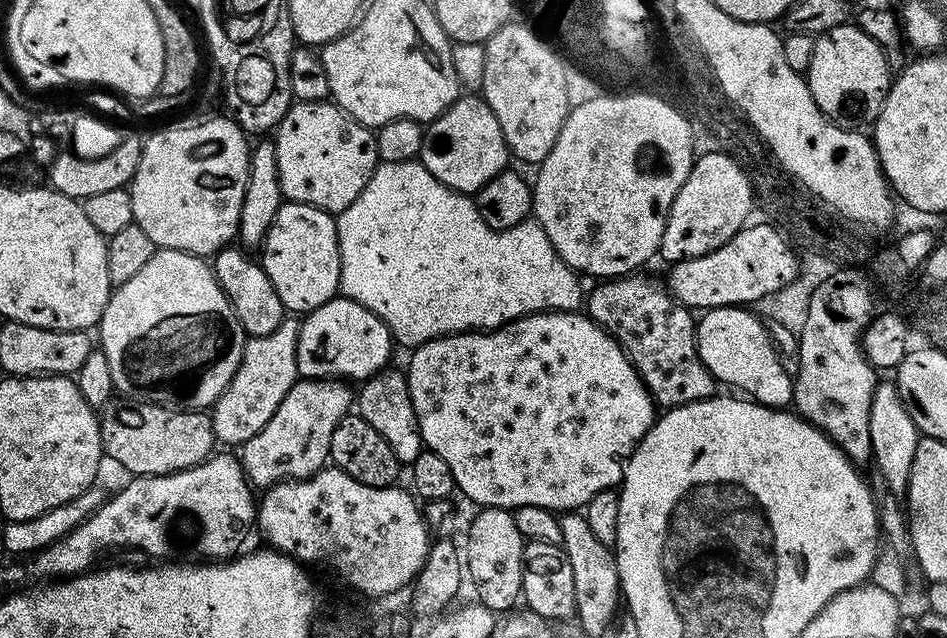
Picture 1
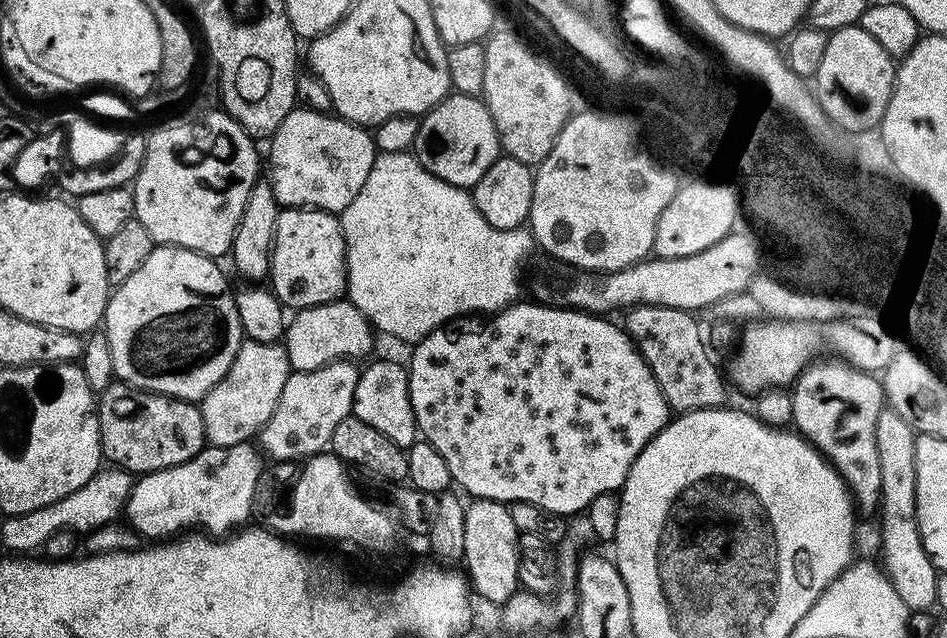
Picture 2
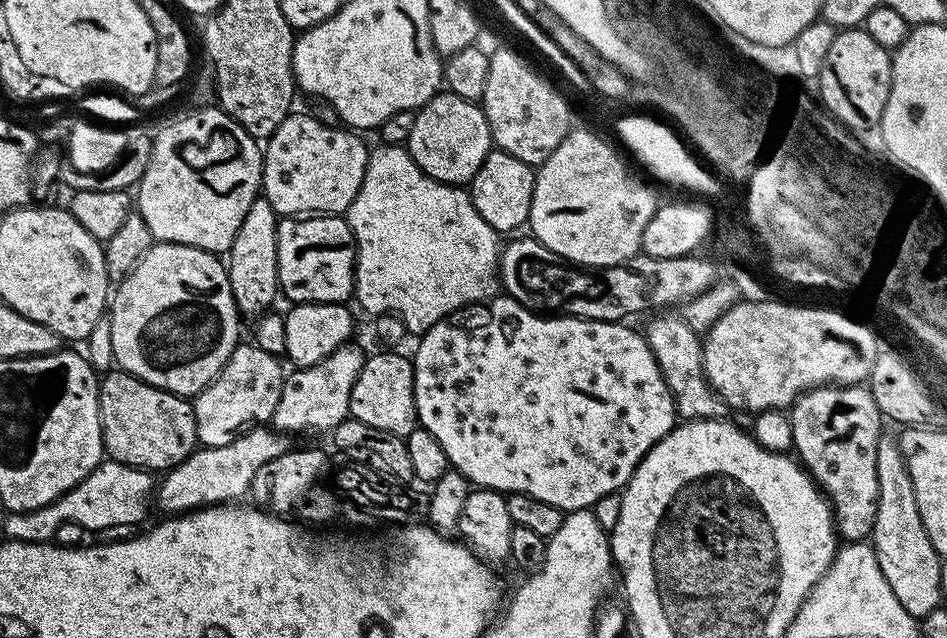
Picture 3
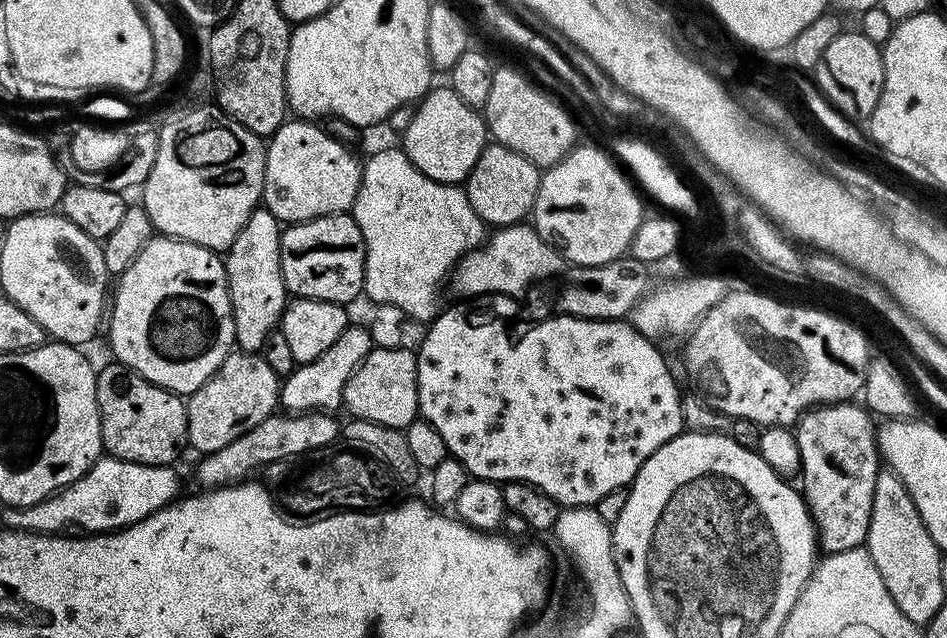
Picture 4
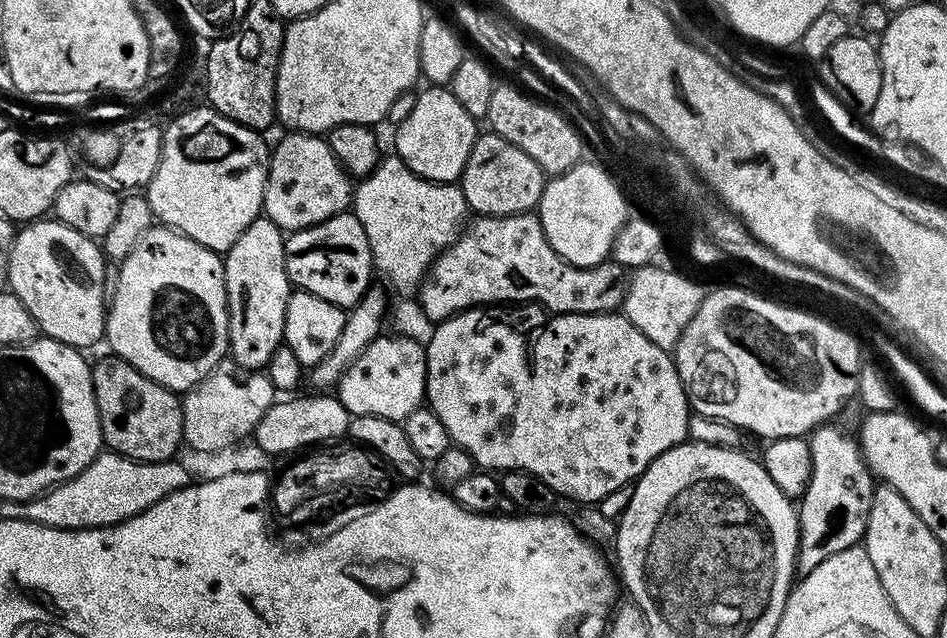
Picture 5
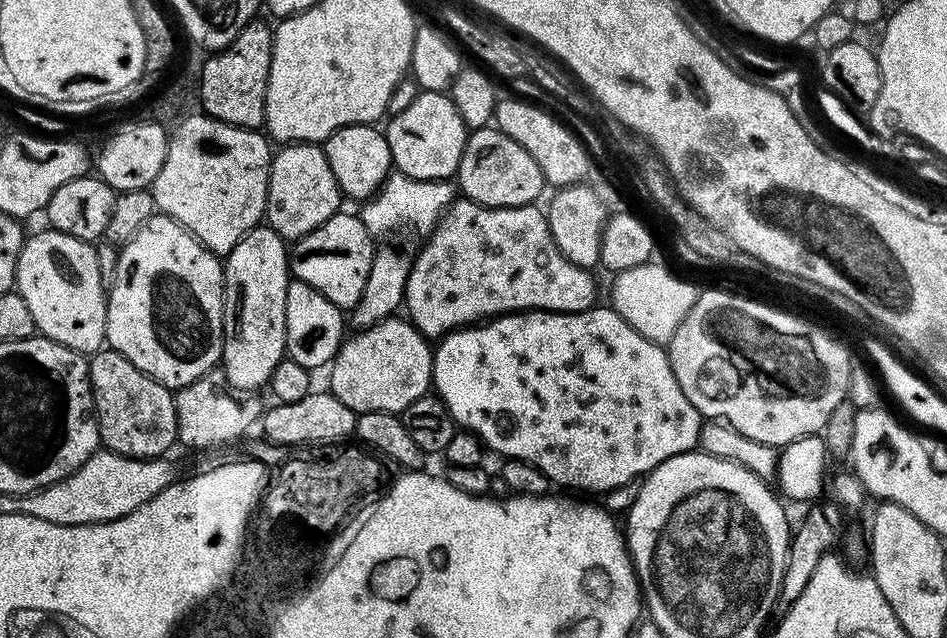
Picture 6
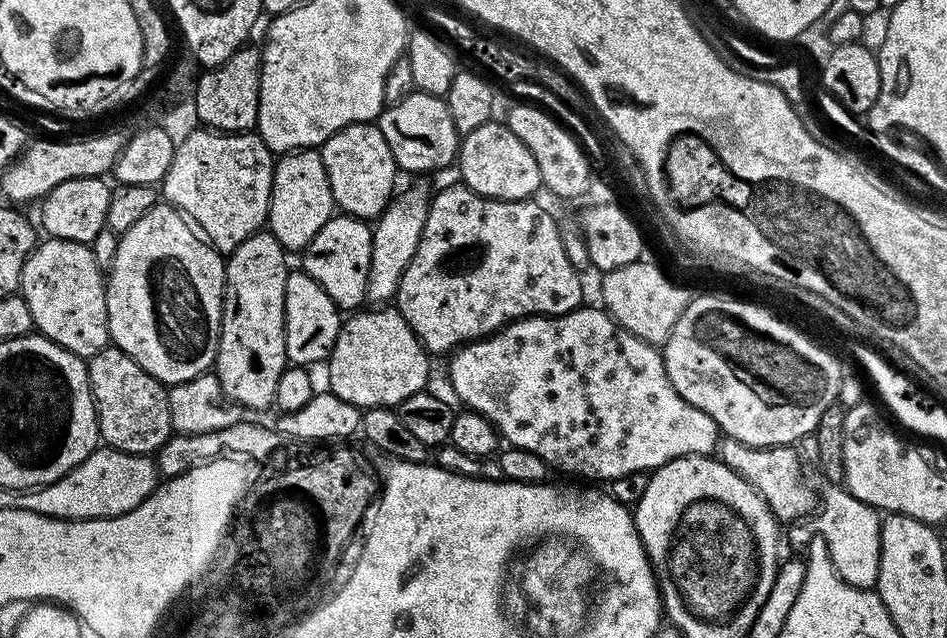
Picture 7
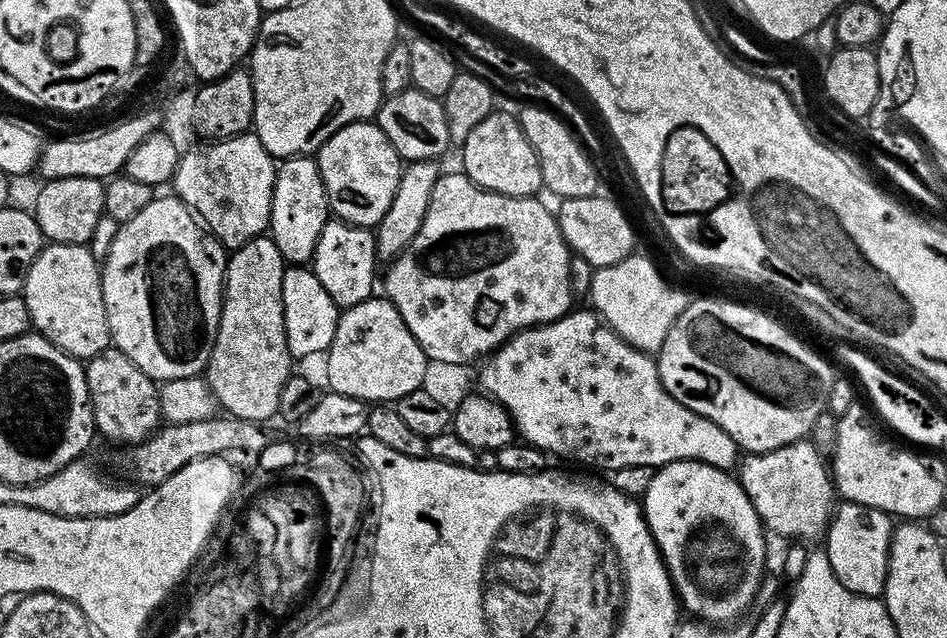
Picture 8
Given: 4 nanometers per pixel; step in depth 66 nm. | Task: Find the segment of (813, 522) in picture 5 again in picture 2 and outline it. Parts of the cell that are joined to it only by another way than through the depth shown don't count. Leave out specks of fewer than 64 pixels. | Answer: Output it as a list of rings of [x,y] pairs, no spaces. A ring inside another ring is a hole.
[[[839,359],[813,362],[800,373],[791,389],[792,419],[795,431],[799,432],[809,444],[820,451],[821,456],[836,469],[844,480],[844,485],[852,493],[855,507],[861,513],[875,513],[880,507],[880,491],[882,490],[882,473],[878,467],[878,414],[884,411],[886,401],[881,381],[871,372],[861,372],[860,369]]]

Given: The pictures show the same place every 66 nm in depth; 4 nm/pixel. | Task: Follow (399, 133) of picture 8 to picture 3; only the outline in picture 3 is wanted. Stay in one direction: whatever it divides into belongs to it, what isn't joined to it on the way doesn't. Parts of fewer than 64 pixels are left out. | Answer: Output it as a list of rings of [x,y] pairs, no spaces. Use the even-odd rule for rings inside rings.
[[[451,90],[441,91],[427,100],[416,112],[414,130],[410,130],[410,138],[406,145],[412,161],[430,178],[443,184],[453,186],[467,185],[478,174],[482,162],[486,162],[488,153],[493,151],[492,131],[483,107],[479,103],[456,96]]]

